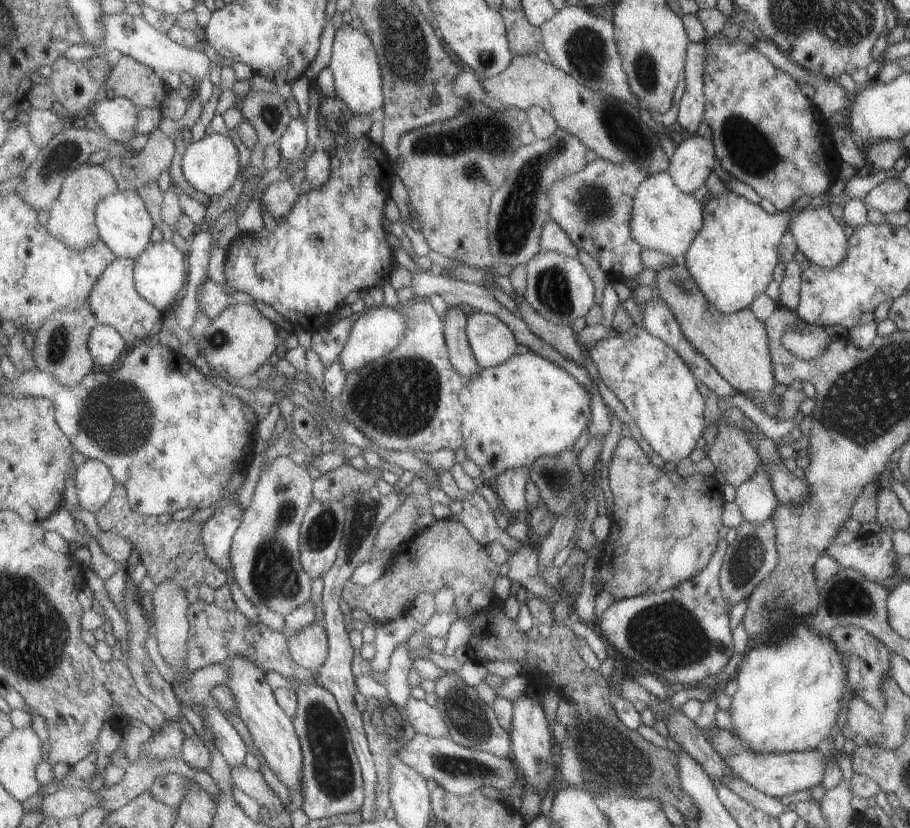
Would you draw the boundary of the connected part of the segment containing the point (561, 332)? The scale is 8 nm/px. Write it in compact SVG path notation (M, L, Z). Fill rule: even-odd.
M517 294L516 296L515 315L528 327L528 330L567 360L571 358L571 361L580 366L580 363L583 363L583 356L573 340L570 328L545 321L531 309L523 296Z

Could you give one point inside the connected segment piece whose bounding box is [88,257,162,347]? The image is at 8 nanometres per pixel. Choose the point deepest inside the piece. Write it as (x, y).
(115, 301)

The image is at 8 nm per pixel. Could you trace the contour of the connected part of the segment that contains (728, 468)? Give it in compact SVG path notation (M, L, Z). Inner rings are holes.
M722 413L716 421L717 435L706 451L715 470L723 473L726 483L734 488L747 481L760 464L746 435L737 426L726 426Z

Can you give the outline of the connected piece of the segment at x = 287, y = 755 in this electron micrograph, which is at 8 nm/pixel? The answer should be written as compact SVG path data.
M236 657L228 662L230 680L228 686L234 693L238 716L248 728L257 750L264 756L267 765L287 789L296 790L304 796L304 755L302 742L294 726L294 720L283 711L275 697L274 690L267 684L267 674L254 661Z

